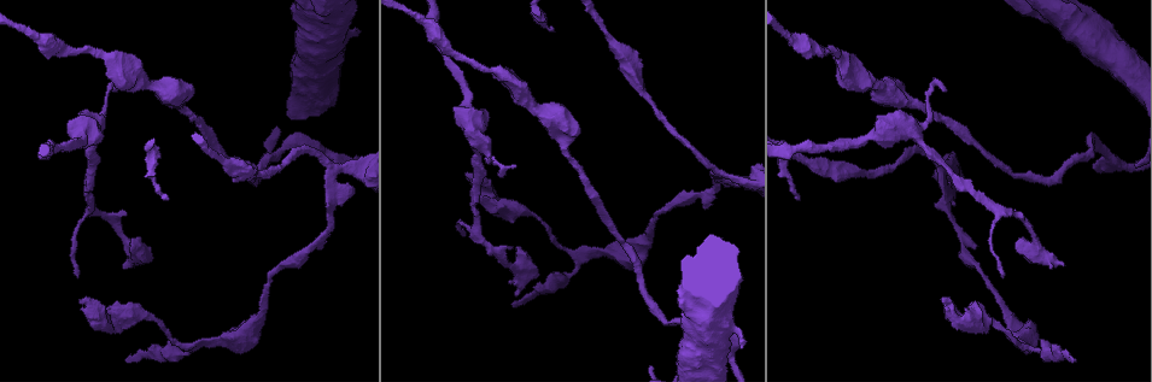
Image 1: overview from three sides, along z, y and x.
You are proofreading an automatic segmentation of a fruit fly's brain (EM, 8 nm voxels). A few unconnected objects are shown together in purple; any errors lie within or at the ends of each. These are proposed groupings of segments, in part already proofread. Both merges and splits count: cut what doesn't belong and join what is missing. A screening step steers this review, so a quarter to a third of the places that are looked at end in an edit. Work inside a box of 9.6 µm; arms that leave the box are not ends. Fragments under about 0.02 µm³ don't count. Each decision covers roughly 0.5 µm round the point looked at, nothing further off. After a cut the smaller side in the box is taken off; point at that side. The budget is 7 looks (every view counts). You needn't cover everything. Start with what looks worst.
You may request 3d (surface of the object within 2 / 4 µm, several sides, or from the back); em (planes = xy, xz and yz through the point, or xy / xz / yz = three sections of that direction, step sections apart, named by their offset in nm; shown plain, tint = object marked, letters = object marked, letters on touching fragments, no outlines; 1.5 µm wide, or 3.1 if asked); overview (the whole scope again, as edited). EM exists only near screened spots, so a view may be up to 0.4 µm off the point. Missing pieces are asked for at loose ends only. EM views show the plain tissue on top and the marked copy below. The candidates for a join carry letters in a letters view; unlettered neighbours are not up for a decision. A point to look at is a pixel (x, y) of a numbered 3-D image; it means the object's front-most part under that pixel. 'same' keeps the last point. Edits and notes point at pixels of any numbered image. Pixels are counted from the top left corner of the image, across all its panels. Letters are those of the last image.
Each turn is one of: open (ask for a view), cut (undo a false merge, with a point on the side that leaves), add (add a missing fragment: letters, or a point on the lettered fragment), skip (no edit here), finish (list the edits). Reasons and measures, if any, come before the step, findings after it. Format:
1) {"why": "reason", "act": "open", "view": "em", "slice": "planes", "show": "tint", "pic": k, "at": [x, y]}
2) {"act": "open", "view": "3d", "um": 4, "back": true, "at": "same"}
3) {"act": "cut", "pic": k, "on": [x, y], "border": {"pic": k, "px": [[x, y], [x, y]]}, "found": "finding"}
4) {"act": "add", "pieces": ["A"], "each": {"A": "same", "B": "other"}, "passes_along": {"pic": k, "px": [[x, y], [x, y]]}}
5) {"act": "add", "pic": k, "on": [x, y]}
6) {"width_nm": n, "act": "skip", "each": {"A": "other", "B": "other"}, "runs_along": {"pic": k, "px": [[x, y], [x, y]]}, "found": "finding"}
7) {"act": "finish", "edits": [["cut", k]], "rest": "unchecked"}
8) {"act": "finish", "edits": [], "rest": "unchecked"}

{"why": "branch stops here", "act": "open", "view": "em", "slice": "planes", "show": "tint", "pic": 1, "at": [130, 263]}

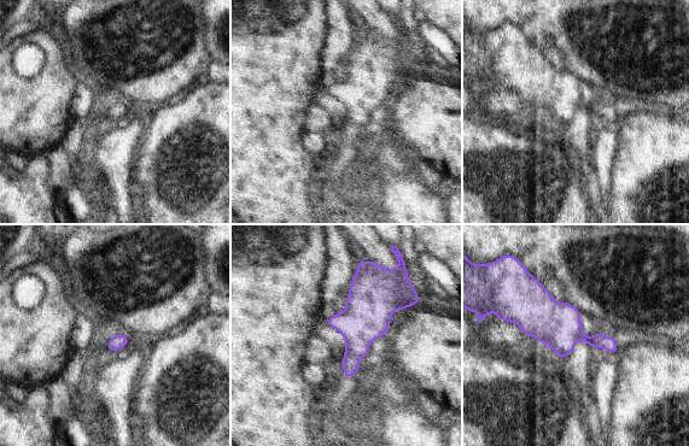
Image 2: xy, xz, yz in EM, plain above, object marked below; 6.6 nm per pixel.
{"why": "see the neighbours", "act": "open", "view": "em", "slice": "planes", "show": "letters", "at": "same"}

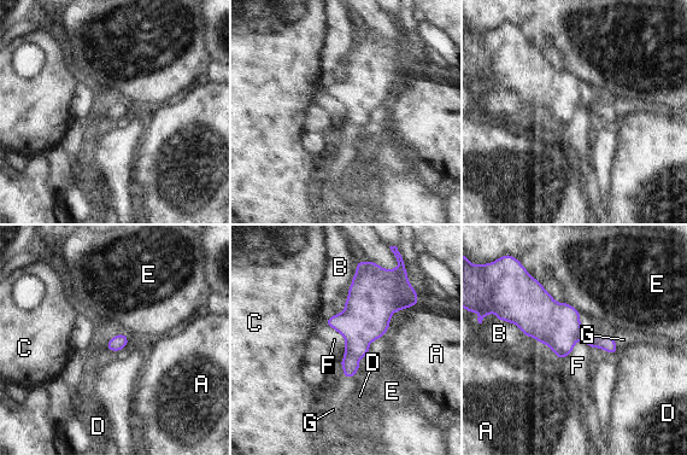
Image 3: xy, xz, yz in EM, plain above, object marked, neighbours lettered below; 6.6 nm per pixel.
{"act": "skip", "each": {"A": "other", "B": "other", "C": "other", "D": "other", "E": "other", "F": "other", "G": "other"}, "found": "no lettered fragment goes on from it"}

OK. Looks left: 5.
{"why": "free end", "act": "open", "view": "3d", "um": 2, "pic": 1, "at": [741, 348]}

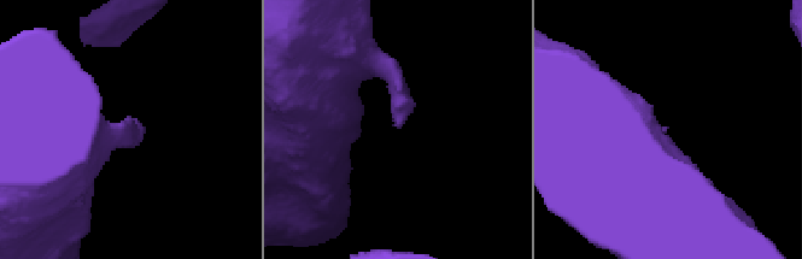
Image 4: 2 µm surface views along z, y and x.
{"why": "now the EM", "act": "open", "view": "em", "slice": "yz", "step": 8, "show": "tint", "pic": 4, "at": [124, 128]}

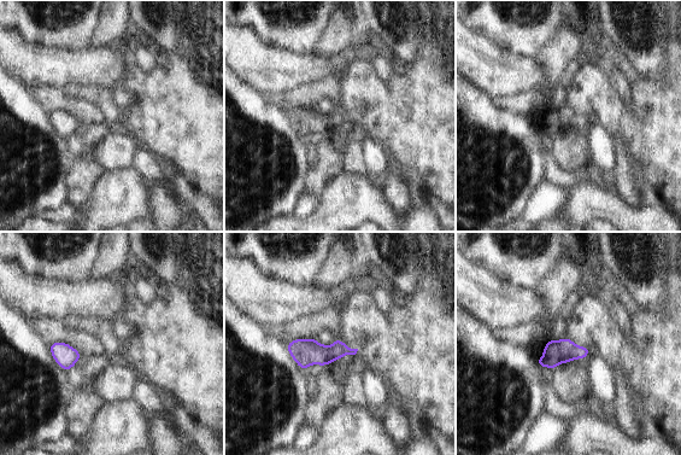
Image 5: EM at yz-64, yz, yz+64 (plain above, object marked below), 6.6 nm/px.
{"act": "open", "view": "em", "slice": "planes", "show": "letters", "at": "same"}

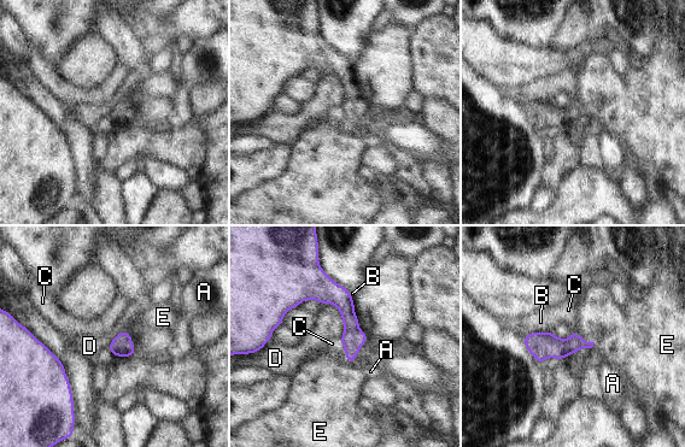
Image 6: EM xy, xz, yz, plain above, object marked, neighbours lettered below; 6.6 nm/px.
{"act": "skip", "each": {"A": "other", "B": "other", "C": "other", "D": "other", "E": "other"}, "runs_along": {"pic": 6, "px": [[273, 318], [298, 292], [329, 292], [363, 337]]}, "found": "none of them fits"}

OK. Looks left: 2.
{"why": "sudden change in width", "act": "open", "view": "em", "slice": "planes", "show": "tint", "pic": 1, "at": [336, 170]}

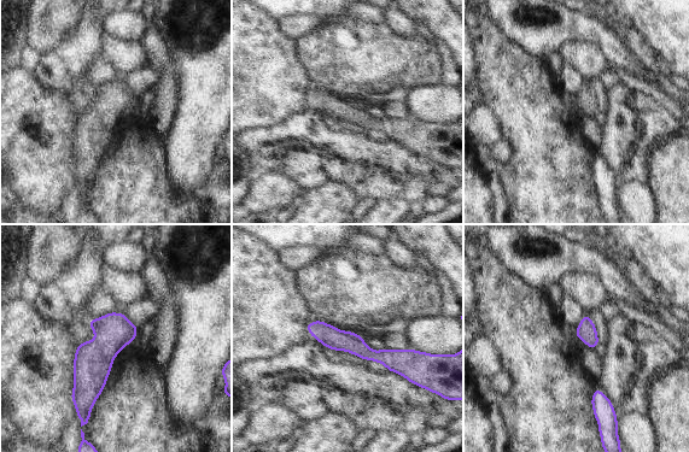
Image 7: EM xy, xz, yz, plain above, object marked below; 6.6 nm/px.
{"why": "see the neighbours", "act": "open", "view": "em", "slice": "planes", "show": "letters", "at": "same"}

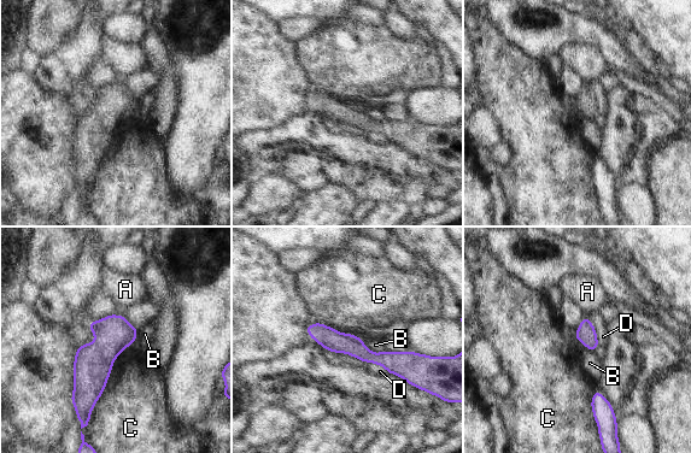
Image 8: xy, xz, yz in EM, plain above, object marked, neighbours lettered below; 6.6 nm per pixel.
{"width_nm": 130, "act": "skip", "each": {"A": "other", "B": "other", "C": "other", "D": "other"}, "border": {"pic": 8, "px": [[121, 352], [88, 422]]}, "found": "all the same neuron"}

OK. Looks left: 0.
{"act": "finish", "edits": [], "rest": "unchecked"}

